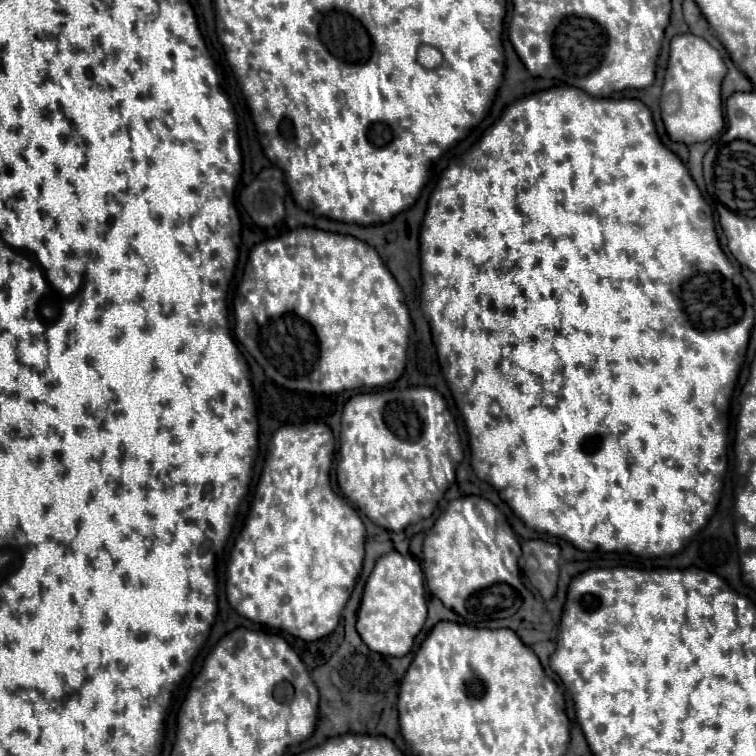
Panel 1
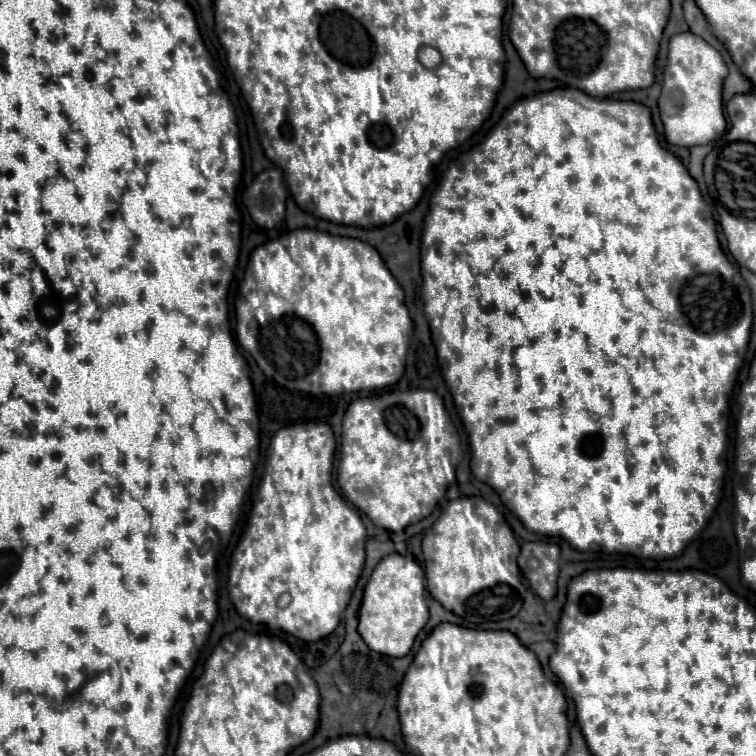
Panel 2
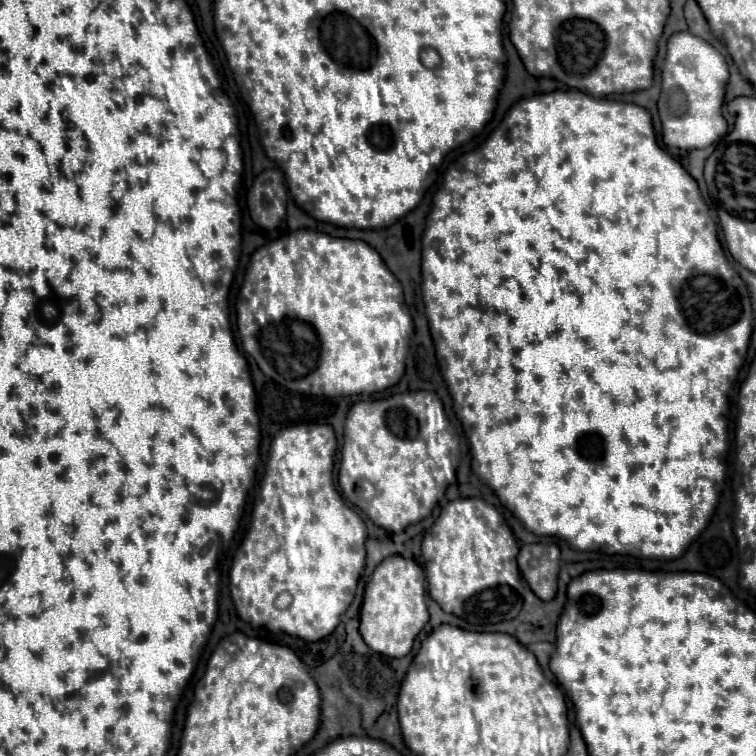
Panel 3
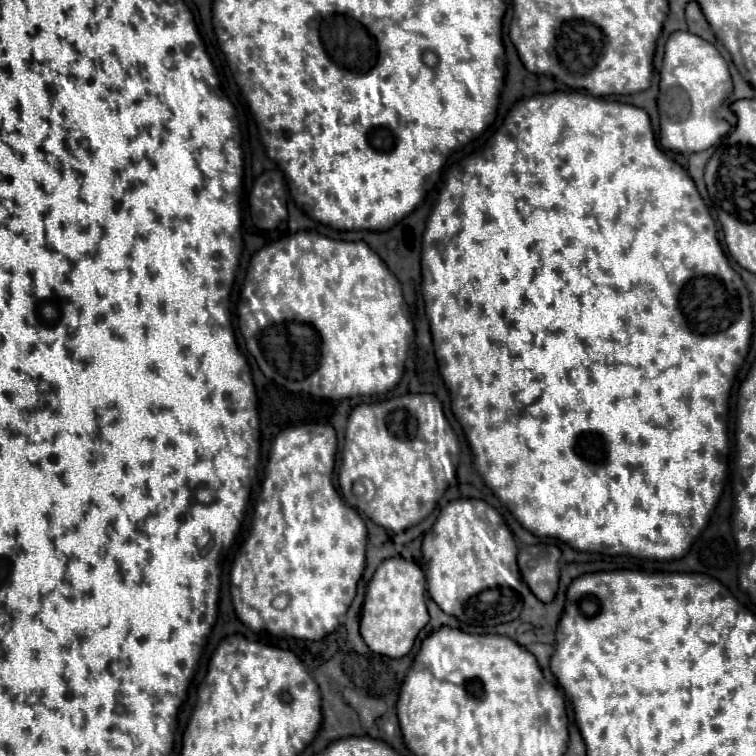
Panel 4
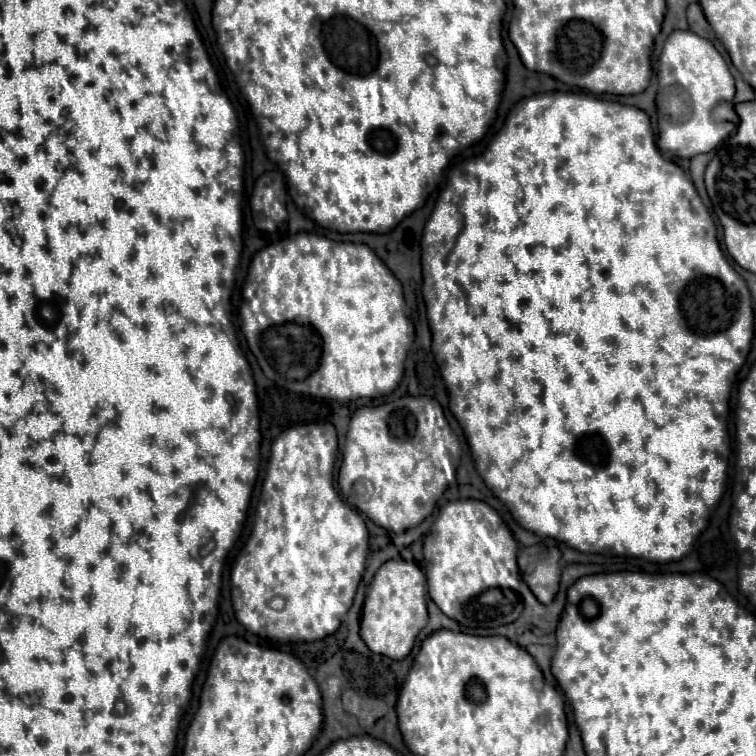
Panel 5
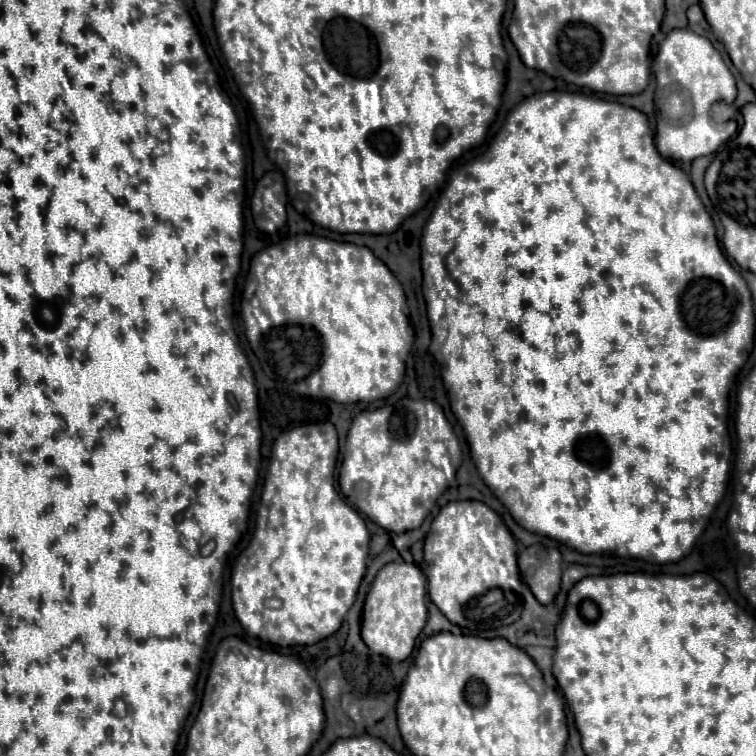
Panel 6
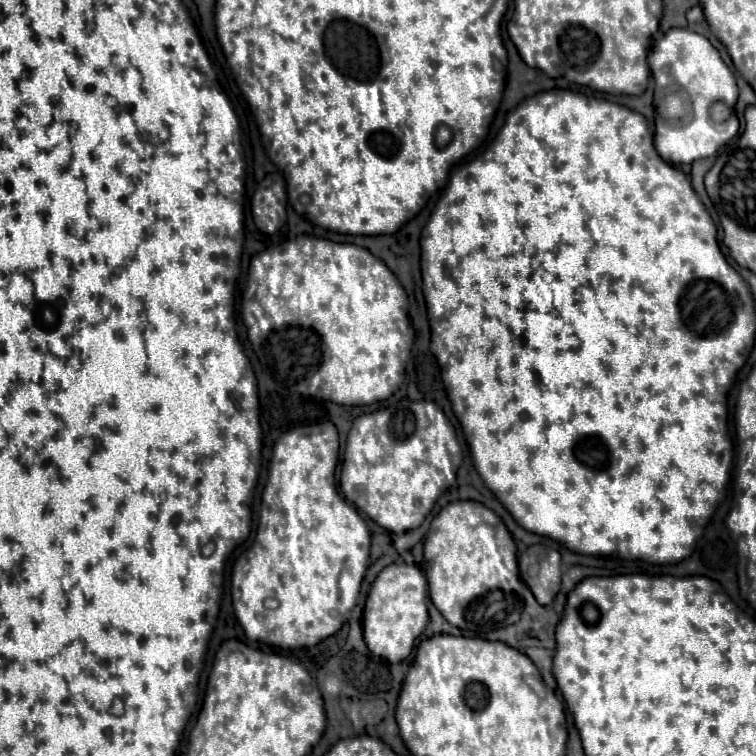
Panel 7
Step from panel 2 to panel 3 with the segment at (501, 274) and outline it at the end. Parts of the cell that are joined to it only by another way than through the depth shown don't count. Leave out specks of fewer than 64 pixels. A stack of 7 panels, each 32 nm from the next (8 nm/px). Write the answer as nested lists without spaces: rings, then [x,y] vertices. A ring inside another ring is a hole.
[[[554,90],[550,94],[536,94],[532,98],[520,100],[510,108],[498,130],[488,138],[488,142],[466,154],[458,164],[448,168],[444,176],[444,184],[434,196],[434,206],[430,216],[426,218],[426,230],[422,236],[422,298],[426,304],[426,316],[430,322],[430,334],[434,340],[437,362],[440,366],[443,378],[450,390],[454,412],[458,420],[464,426],[464,432],[470,440],[472,448],[472,470],[478,474],[478,478],[488,484],[500,502],[518,516],[518,520],[536,536],[556,536],[564,542],[568,542],[574,550],[594,550],[594,552],[606,552],[606,554],[628,554],[628,556],[642,556],[642,558],[662,558],[672,560],[680,558],[690,542],[706,528],[726,474],[726,410],[728,410],[728,392],[738,376],[738,370],[743,365],[745,355],[748,352],[748,342],[752,334],[752,306],[750,296],[744,280],[736,274],[736,270],[726,260],[722,246],[716,238],[716,224],[710,216],[710,210],[703,198],[700,198],[700,190],[696,180],[676,162],[666,150],[662,150],[656,142],[652,120],[646,108],[640,108],[636,104],[626,102],[614,102],[614,100],[600,100],[592,98],[580,90]]]

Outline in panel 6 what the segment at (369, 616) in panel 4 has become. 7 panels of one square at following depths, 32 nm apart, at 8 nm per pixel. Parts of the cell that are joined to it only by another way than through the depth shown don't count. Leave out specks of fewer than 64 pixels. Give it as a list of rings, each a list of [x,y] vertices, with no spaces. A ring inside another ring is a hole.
[[[390,562],[374,578],[362,614],[362,640],[374,654],[392,662],[402,662],[410,656],[414,642],[426,626],[426,576],[416,564]]]

